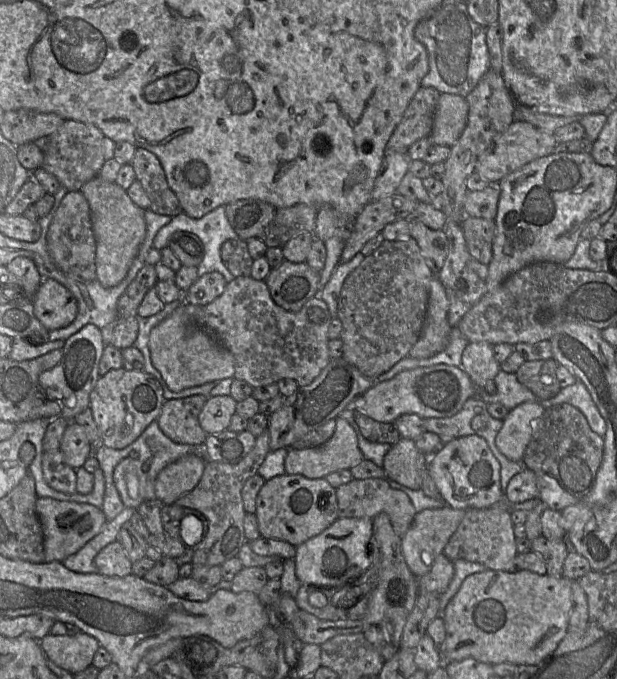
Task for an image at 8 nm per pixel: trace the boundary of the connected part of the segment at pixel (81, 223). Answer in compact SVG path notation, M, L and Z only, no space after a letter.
M67 191L47 232L47 245L55 263L67 274L79 281L92 281L96 277L96 242L93 234L90 207L87 199L80 191Z

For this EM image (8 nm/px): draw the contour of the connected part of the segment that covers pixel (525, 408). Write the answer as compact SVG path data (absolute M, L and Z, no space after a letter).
M523 402L509 410L495 438L496 447L507 459L522 461L533 426L543 412L544 408L538 402Z

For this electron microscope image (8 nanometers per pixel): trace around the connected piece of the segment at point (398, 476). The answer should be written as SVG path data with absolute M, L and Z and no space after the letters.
M401 438L384 457L383 470L389 481L412 490L422 489L429 457L415 445L414 440Z

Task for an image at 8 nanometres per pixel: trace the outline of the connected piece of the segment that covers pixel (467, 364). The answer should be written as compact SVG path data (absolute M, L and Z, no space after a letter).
M469 342L462 353L461 368L468 374L476 388L493 380L500 371L494 357L493 345L486 342Z

